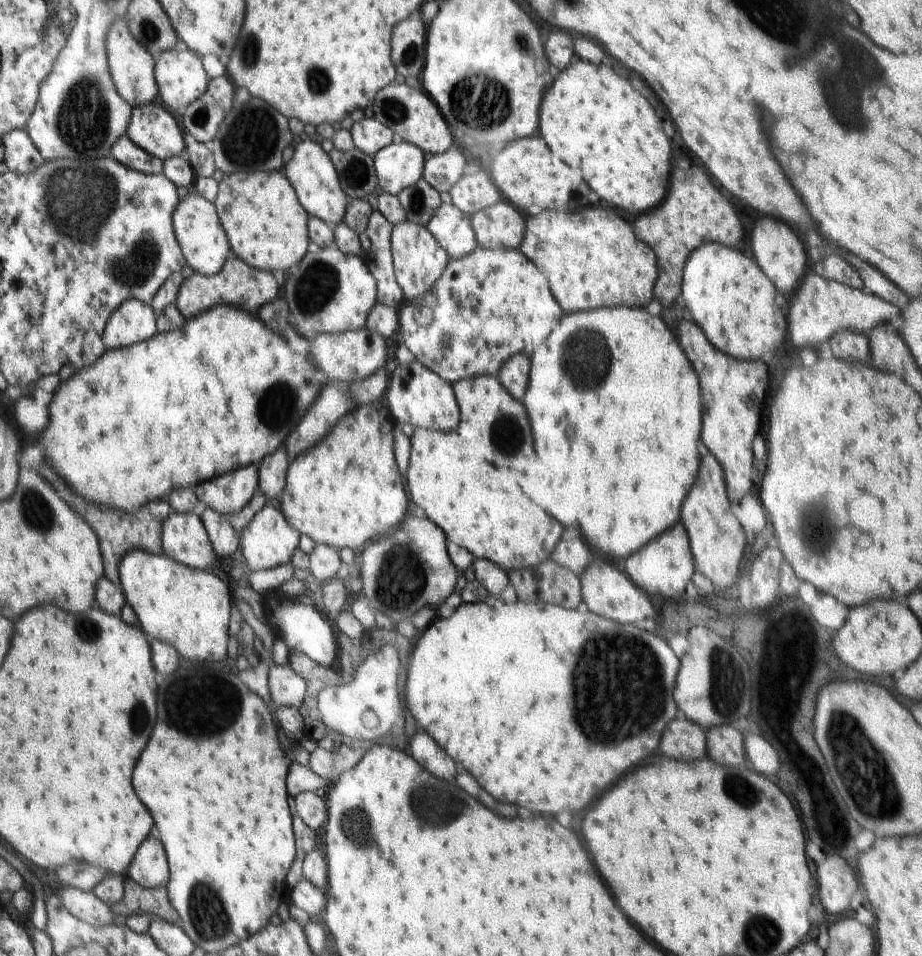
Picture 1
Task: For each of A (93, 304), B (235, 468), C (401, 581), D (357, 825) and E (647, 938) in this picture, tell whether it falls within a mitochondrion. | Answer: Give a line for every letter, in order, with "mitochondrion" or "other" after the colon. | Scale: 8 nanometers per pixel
A: other
B: other
C: mitochondrion
D: mitochondrion
E: other

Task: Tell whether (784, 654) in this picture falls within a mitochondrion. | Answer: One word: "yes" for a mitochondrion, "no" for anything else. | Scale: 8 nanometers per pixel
no

